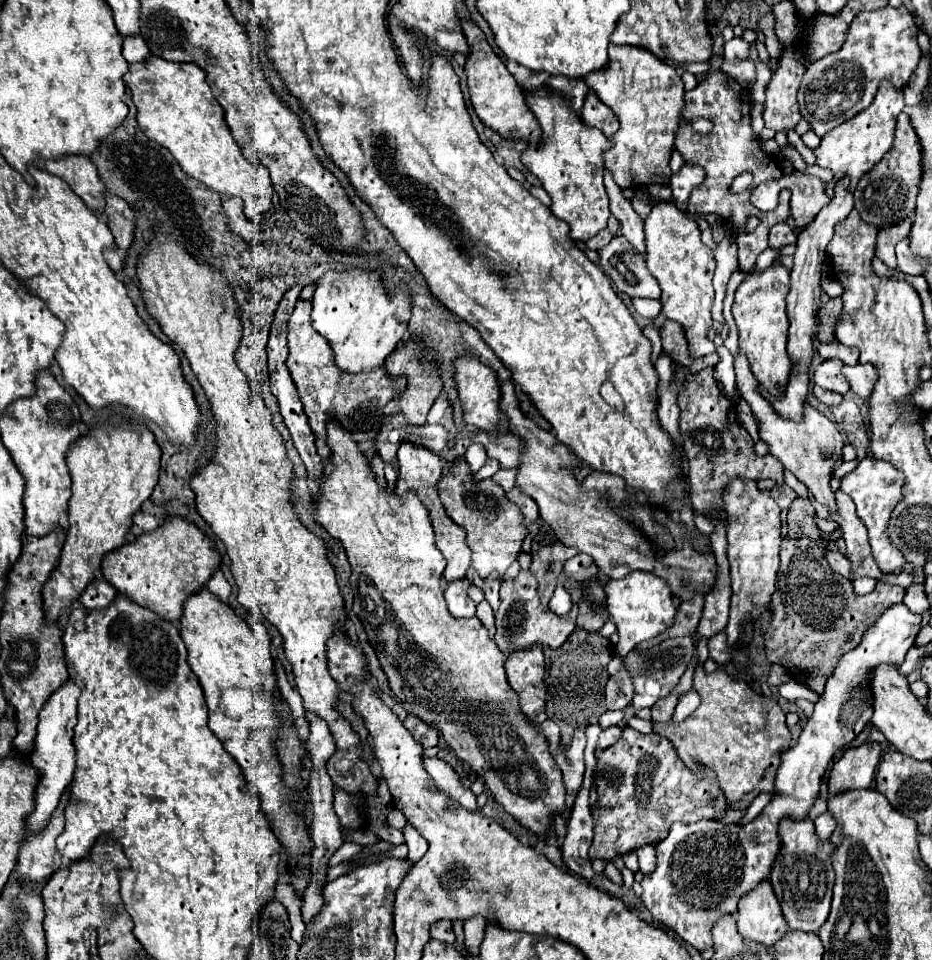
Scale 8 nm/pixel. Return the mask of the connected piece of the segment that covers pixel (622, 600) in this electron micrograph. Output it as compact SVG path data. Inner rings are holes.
M636 571L624 579L608 579L604 591L606 591L608 613L616 623L616 631L620 637L616 645L618 657L624 657L630 649L634 649L634 645L660 635L674 621L676 607L672 603L672 593L668 585L664 585L664 581L660 577L654 577L652 573Z

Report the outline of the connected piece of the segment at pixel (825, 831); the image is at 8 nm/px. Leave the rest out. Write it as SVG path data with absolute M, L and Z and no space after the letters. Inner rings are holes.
M827 811L814 819L814 825L816 825L816 835L818 835L820 839L830 839L830 835L832 835L834 829L836 829L834 817Z

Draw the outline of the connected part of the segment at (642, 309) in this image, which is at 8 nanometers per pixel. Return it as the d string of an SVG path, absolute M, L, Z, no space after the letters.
M632 299L632 305L634 305L634 309L642 315L642 317L656 317L658 313L660 313L660 309L662 309L662 305L660 305L660 301L656 301L656 299Z

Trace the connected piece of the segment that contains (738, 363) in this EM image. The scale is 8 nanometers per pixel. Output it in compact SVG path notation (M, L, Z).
M742 351L734 355L734 371L736 371L736 389L740 397L752 407L754 419L758 423L760 439L770 445L770 455L780 459L782 465L790 469L812 491L818 503L826 503L834 511L836 503L834 503L834 493L830 489L830 479L834 475L832 471L842 465L842 447L844 447L844 439L836 429L836 425L810 405L804 405L804 419L800 423L782 419L778 413L774 413L770 401L766 401L760 395L758 381L756 377L752 377L752 371L748 369L748 359L744 357Z

